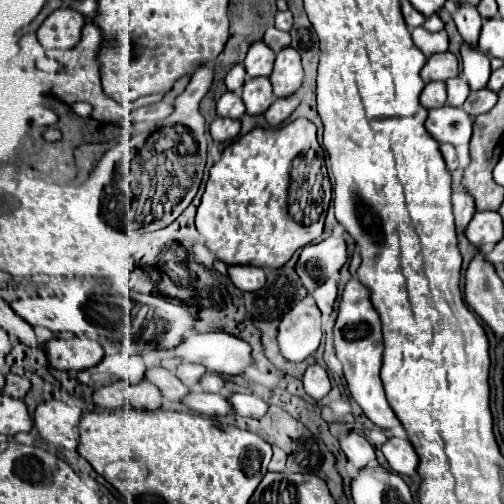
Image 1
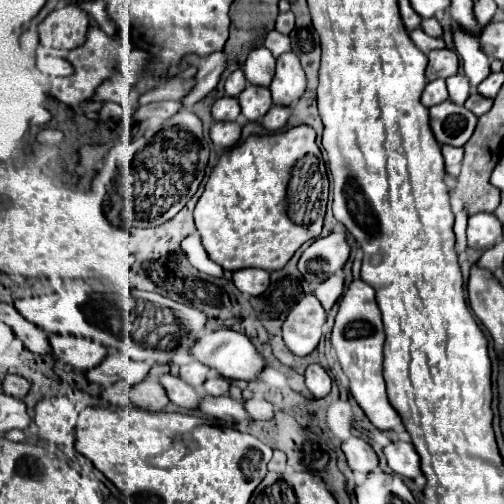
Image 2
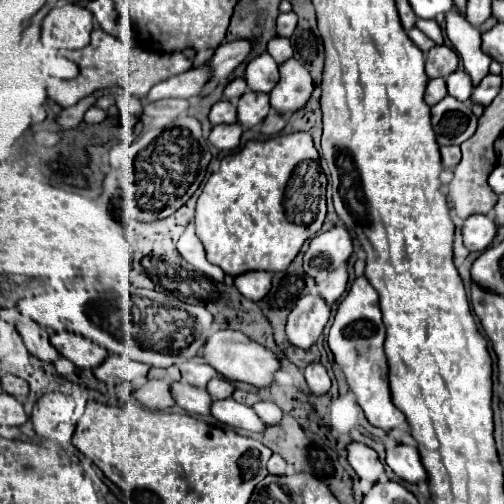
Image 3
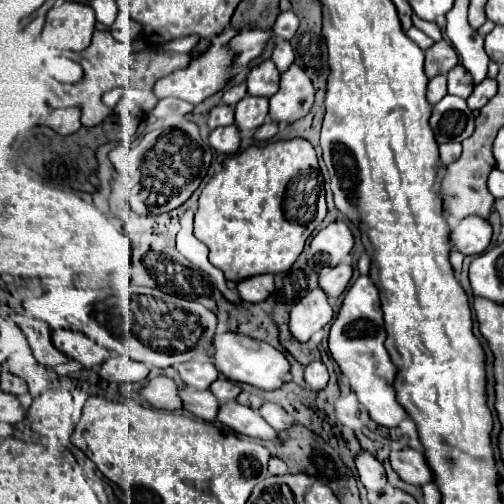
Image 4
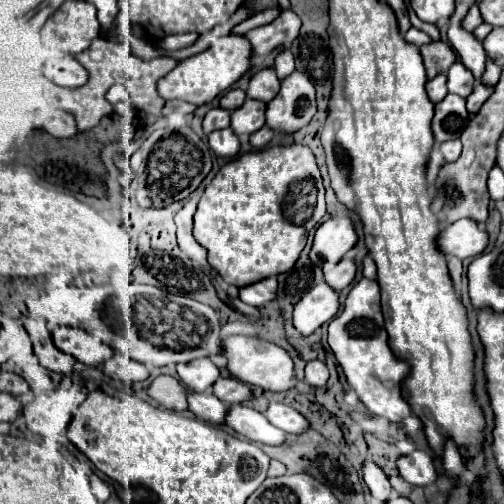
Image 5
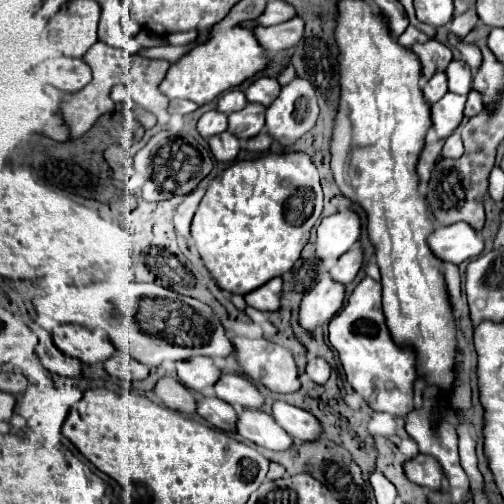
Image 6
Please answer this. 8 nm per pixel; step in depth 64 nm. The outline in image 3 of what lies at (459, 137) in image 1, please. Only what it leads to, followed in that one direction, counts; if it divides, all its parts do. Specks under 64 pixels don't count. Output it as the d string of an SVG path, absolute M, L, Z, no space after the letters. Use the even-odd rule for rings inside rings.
M446 96L432 106L432 128L438 144L462 144L476 130L478 118L468 102L460 102L454 96Z

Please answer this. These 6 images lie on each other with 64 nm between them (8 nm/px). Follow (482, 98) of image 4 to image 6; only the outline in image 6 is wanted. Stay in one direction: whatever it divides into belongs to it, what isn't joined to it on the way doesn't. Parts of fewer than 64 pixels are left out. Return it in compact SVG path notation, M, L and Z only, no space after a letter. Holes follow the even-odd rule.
M472 90L470 94L468 94L468 102L466 102L466 108L464 108L464 116L466 118L472 118L472 116L476 116L476 114L480 114L482 112L482 96L476 92L476 90Z

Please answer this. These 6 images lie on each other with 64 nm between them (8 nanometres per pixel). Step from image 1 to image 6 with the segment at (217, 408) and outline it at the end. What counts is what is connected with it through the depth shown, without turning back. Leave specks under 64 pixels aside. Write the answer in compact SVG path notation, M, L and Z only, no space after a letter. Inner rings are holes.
M242 410L238 420L238 434L262 448L284 452L292 446L292 436L276 424L276 420L262 410Z

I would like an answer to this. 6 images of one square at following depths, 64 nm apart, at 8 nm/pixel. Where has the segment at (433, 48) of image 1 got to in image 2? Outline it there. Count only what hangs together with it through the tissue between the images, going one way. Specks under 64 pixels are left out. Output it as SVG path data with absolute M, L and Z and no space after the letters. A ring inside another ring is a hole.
M422 28L412 30L412 32L410 32L410 38L412 38L412 42L414 42L424 54L428 54L430 50L436 50L436 48L444 48L444 46L446 46L442 38L432 38L432 36L424 34Z

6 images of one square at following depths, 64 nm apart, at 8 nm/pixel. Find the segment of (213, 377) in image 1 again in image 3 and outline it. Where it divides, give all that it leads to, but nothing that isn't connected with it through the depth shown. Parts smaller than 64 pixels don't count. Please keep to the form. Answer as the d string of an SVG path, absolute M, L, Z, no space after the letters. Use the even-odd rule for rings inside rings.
M216 376L216 378L212 378L212 380L208 382L208 388L206 388L206 390L214 396L214 400L224 400L224 398L230 398L230 396L232 396L234 384L228 382L226 378Z

